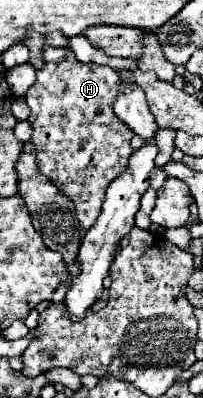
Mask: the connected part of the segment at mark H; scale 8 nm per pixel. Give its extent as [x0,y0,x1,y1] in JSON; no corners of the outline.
[25,49,131,233]

